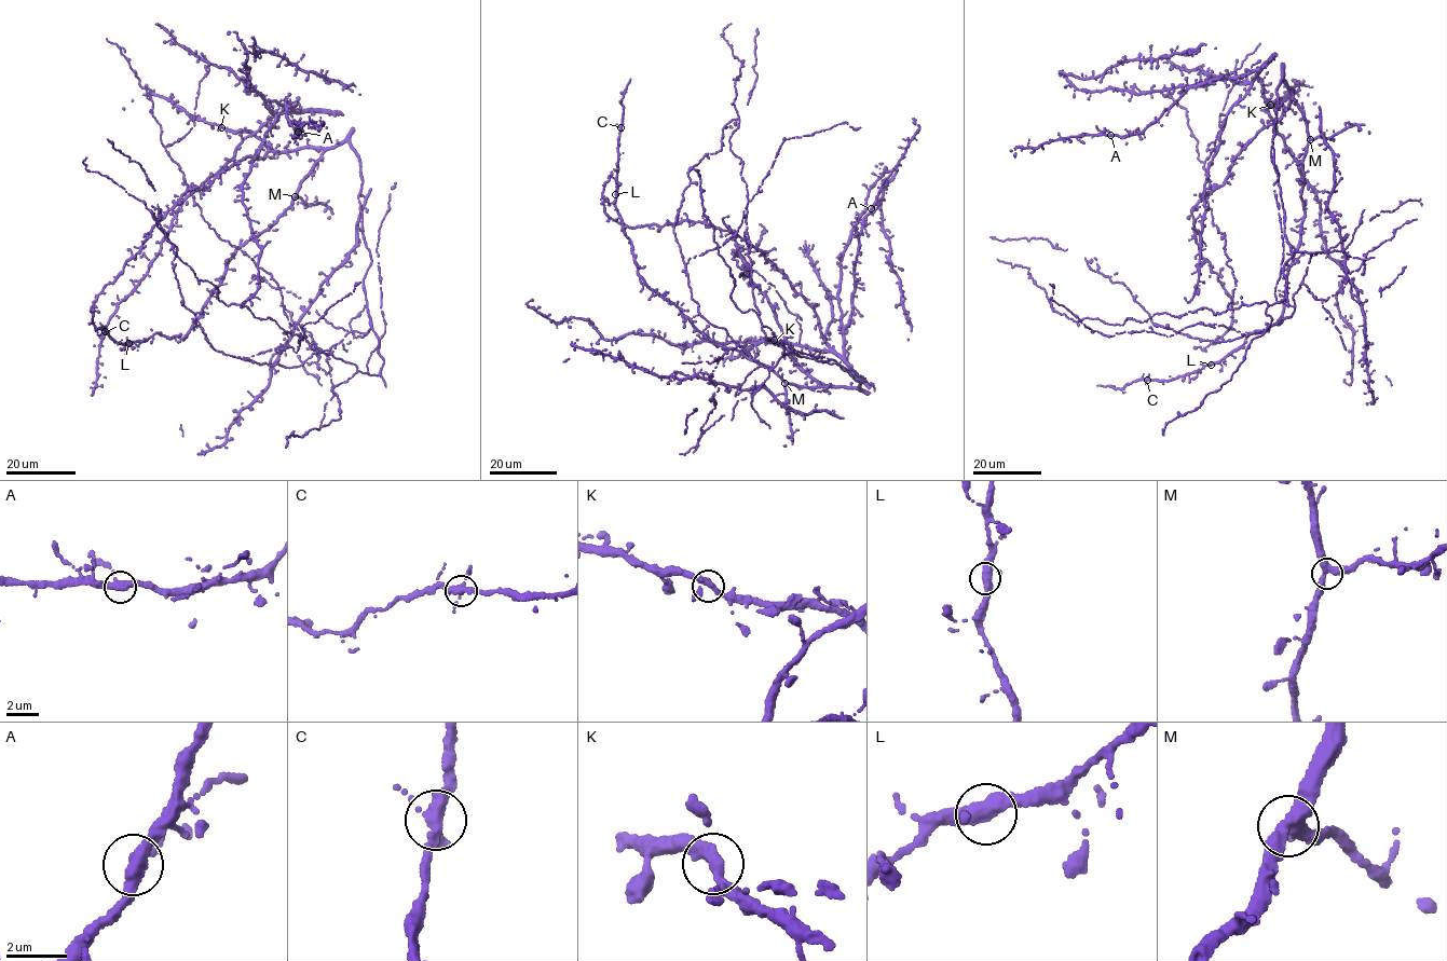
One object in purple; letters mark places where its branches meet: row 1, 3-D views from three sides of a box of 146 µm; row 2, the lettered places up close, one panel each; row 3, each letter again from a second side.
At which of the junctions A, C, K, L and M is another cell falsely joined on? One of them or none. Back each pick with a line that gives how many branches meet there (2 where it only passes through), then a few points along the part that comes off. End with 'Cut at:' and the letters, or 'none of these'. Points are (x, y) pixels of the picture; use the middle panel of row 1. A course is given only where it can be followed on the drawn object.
Cut at: none of these

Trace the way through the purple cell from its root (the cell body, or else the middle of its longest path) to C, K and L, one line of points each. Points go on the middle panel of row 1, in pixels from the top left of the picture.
C: (834, 360), (861, 382), (858, 387), (787, 383), (713, 343), (649, 287), (615, 203), (620, 127)
K: (834, 360), (861, 382), (858, 387), (828, 387), (818, 383), (796, 364), (791, 352), (774, 340)
L: (834, 360), (861, 382), (858, 387), (787, 383), (765, 365), (713, 343), (638, 274), (615, 194)

